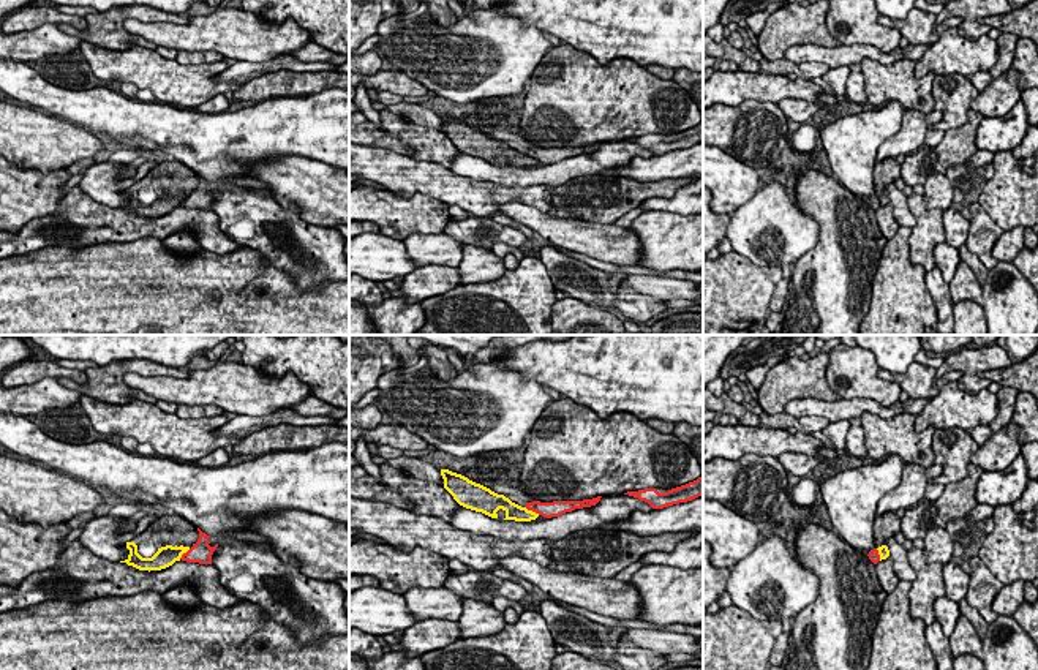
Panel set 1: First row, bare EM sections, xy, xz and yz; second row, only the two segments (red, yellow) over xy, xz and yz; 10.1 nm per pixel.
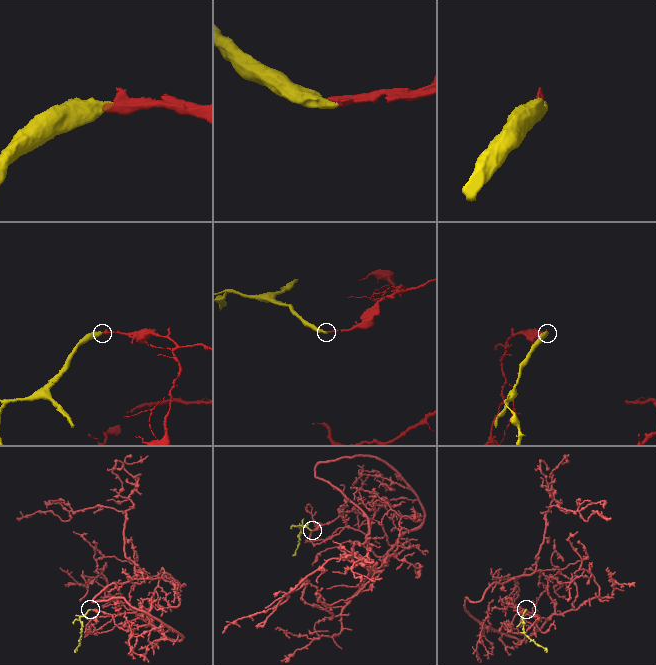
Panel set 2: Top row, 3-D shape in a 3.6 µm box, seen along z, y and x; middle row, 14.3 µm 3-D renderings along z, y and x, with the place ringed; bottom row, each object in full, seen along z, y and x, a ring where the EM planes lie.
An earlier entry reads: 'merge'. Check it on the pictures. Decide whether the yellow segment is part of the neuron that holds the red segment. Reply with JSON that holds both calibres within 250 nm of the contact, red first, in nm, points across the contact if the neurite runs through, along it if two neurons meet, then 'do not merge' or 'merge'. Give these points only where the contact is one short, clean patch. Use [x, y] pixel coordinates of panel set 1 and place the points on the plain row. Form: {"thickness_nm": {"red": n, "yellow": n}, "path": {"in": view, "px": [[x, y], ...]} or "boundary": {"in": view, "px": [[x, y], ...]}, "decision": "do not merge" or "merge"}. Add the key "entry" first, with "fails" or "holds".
{"entry": "fails", "thickness_nm": {"red": 160, "yellow": 160}, "boundary": {"in": "xz", "px": [[525, 152], [539, 160]]}, "decision": "do not merge"}

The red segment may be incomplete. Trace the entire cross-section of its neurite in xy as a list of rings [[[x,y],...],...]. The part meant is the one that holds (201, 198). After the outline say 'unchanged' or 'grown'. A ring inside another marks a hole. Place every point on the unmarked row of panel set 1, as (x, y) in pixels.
[[[199,174],[199,185],[196,190],[193,190],[193,193],[182,201],[182,207],[188,207],[188,209],[199,209],[199,210],[212,210],[212,201],[215,198],[215,194],[218,193],[218,190],[215,193],[209,191],[209,183],[205,179],[202,179]]] | unchanged

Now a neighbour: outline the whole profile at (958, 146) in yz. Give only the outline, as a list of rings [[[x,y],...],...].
[[[970,109],[967,123],[945,131],[945,137],[937,147],[924,144],[915,153],[905,155],[901,164],[904,183],[908,186],[924,185],[931,174],[946,174],[951,166],[965,164],[978,152],[976,131],[983,119],[983,114]]]

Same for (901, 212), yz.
[[[896,183],[886,186],[886,193],[889,196],[889,202],[893,204],[893,216],[899,226],[915,228],[916,220],[912,215],[907,196],[901,191]]]

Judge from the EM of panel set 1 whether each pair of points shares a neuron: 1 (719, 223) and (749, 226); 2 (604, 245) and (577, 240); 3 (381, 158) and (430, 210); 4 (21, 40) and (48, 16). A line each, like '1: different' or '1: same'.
1: different
2: same
3: different
4: different

